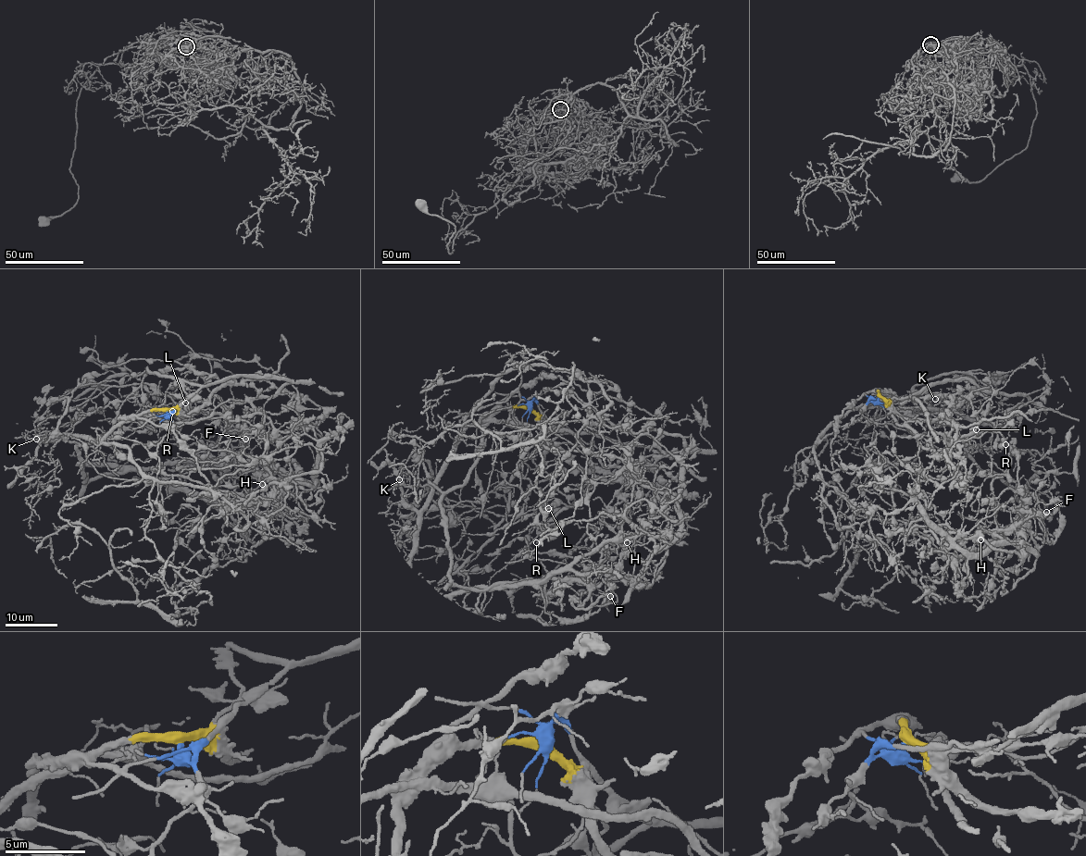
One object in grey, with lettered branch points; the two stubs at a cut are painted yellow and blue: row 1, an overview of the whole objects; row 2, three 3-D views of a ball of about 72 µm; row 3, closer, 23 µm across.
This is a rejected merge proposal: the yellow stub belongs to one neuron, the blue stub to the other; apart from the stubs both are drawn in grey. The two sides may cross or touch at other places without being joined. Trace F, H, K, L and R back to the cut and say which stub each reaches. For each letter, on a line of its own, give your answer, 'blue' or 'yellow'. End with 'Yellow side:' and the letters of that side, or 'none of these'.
F: yellow
H: yellow
K: yellow
L: blue
R: blue
Yellow side: F, H, K

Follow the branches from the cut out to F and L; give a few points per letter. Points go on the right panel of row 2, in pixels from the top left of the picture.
F: (879, 397), (951, 428), (982, 470), (1024, 489), (1022, 519), (1050, 542), (1046, 511)
L: (879, 398), (917, 399), (927, 423), (950, 443), (951, 437), (974, 433), (968, 439), (977, 429)

